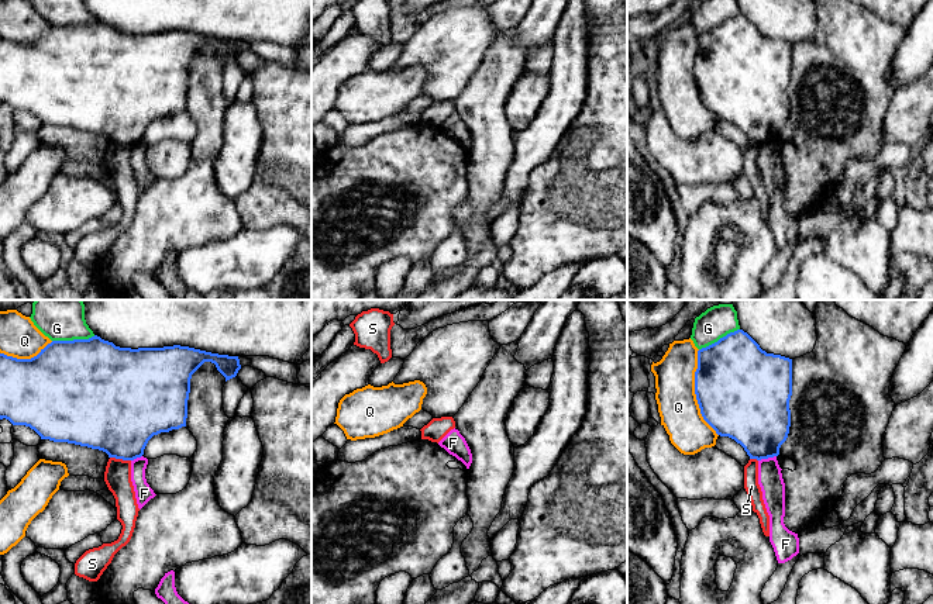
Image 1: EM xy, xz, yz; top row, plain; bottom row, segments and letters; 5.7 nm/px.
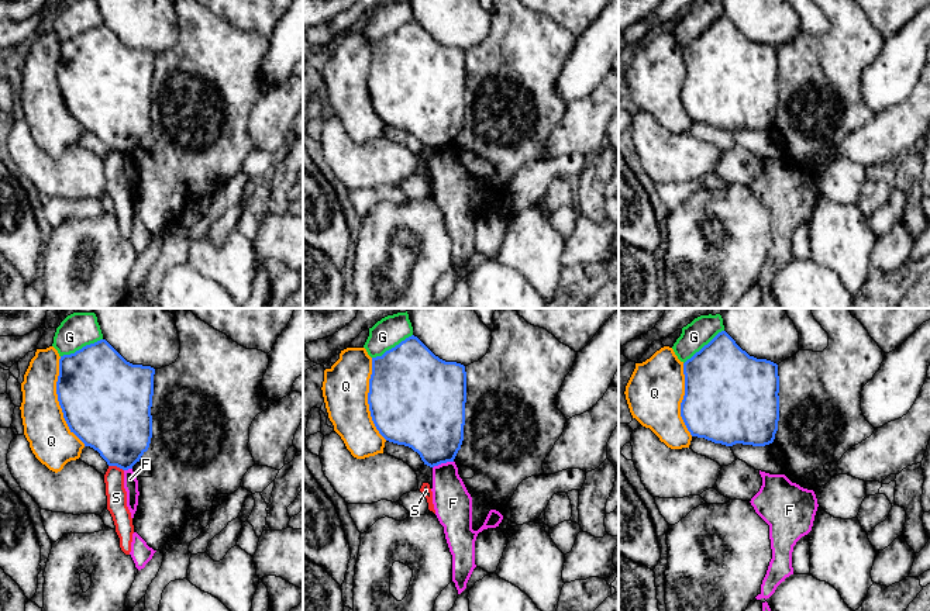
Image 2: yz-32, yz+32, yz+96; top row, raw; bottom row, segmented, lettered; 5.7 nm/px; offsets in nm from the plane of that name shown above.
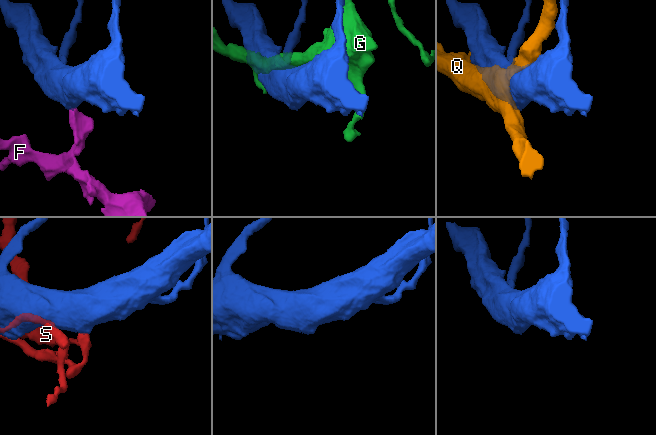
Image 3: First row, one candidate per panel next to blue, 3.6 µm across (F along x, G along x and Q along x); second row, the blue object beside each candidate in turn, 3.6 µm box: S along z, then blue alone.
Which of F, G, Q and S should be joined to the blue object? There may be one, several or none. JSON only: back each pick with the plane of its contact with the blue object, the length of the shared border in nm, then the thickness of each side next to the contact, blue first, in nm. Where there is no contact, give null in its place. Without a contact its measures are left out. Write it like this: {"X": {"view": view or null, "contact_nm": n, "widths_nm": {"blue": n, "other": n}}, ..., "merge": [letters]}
{"merge": []}

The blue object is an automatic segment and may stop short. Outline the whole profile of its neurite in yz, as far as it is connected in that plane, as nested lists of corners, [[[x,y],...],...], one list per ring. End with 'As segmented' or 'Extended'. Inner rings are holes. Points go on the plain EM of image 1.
[[[743,14],[698,35],[695,79],[703,104],[720,121],[740,128],[750,144],[779,139],[791,111],[792,44],[767,38]]]. As segmented

